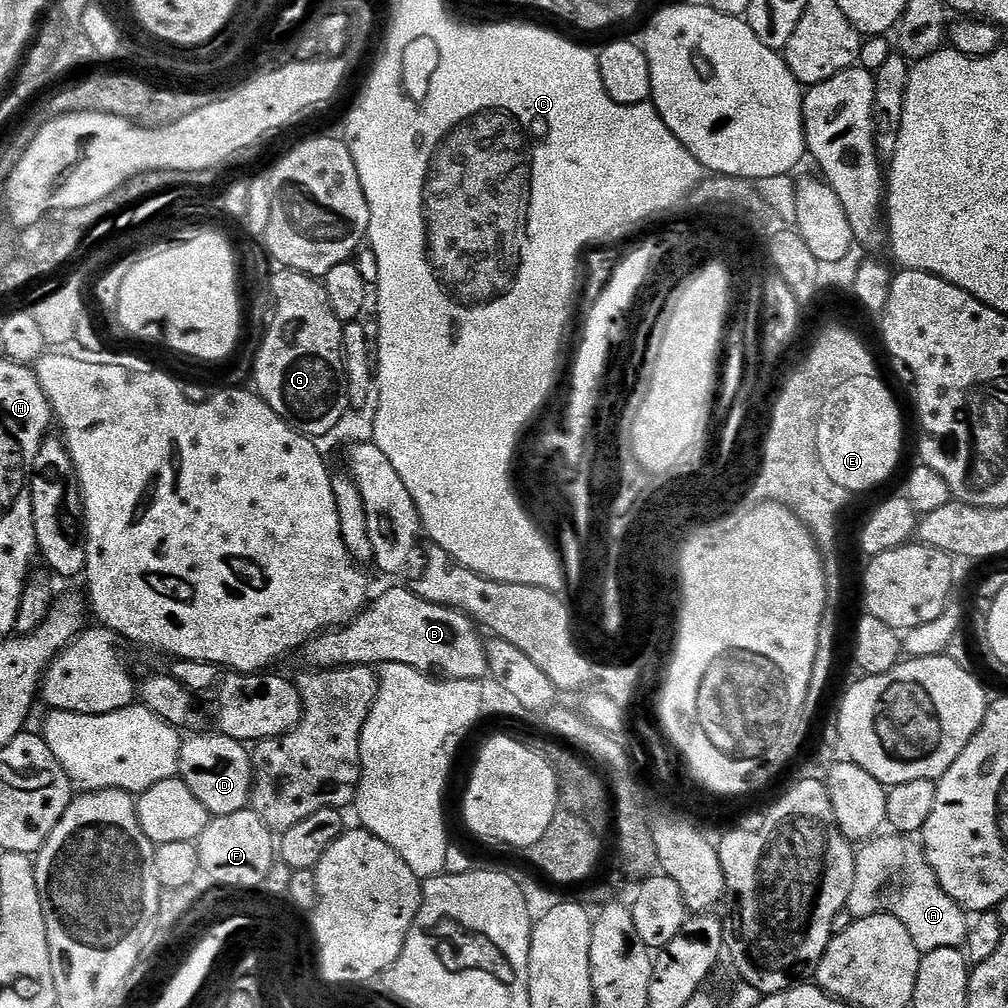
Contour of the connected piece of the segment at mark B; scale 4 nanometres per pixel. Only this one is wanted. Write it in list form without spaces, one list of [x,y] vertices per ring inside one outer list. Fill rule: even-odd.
[[[388,588],[375,600],[376,597],[348,624],[325,630],[313,640],[309,640],[306,645],[309,660],[307,663],[317,668],[342,668],[345,664],[365,666],[405,664],[416,668],[419,672],[426,672],[446,680],[480,682],[488,676],[488,655],[484,649],[486,640],[481,629],[469,616],[465,616],[457,608],[426,602],[423,595],[416,593],[415,596],[408,588]]]

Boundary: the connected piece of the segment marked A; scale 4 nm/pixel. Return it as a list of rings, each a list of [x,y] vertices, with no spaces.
[[[902,834],[884,835],[865,841],[857,849],[853,889],[850,890],[845,911],[855,920],[876,915],[876,901],[893,880],[901,890],[894,896],[892,914],[906,926],[921,954],[929,953],[930,950],[961,947],[968,936],[969,921],[965,909],[942,890],[932,868],[927,864],[921,845],[912,841],[915,839]]]

